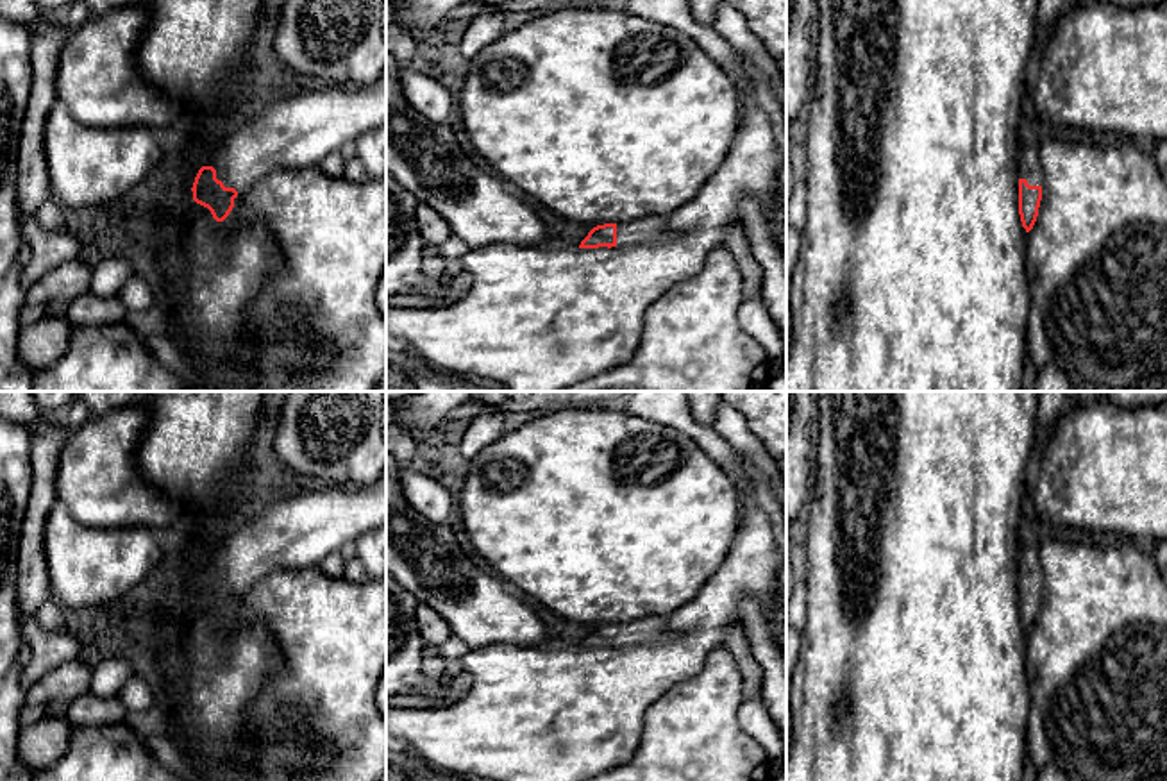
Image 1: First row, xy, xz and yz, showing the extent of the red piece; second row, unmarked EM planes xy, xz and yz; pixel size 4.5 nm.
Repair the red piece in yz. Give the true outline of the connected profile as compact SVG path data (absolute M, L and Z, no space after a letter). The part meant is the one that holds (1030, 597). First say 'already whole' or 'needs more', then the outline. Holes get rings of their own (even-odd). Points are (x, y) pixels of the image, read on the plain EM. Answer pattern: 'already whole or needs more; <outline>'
needs more; M1020 545L1019 550L1019 615L1022 627L1029 633L1037 622L1042 600L1042 567L1037 545Z

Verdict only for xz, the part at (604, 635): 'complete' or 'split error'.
split error

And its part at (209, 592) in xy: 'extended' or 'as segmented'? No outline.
extended

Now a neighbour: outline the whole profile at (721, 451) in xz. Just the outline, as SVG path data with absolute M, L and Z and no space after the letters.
M633 391L625 411L690 436L720 465L740 491L745 490L736 450L711 427L702 427L693 420L686 391Z

